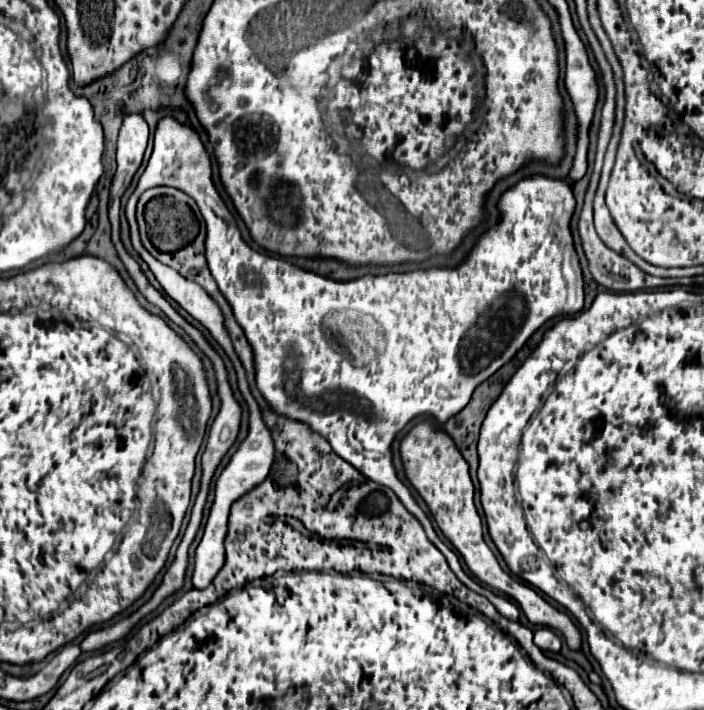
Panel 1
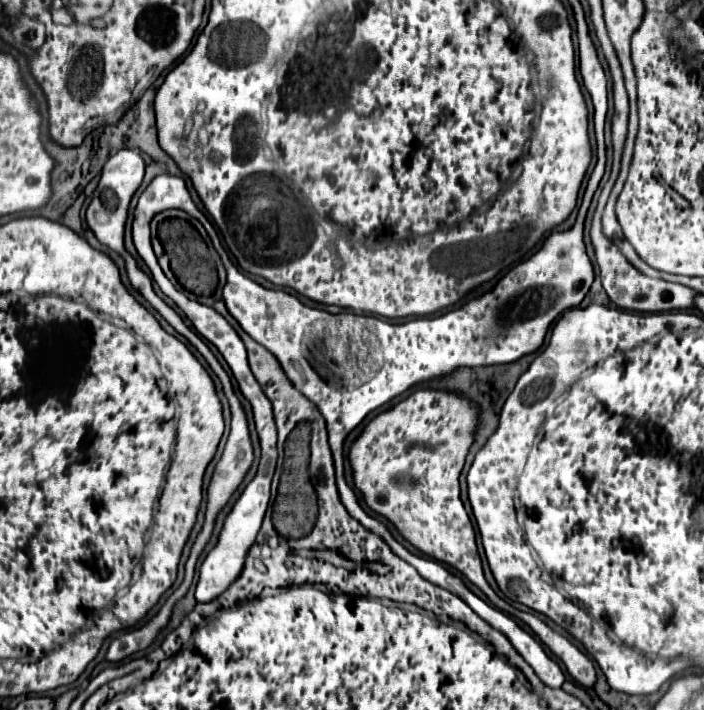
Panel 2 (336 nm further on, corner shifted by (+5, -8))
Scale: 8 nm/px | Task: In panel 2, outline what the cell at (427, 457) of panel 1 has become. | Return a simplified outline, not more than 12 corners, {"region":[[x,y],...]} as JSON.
{"region":[[417,390],[351,446],[355,486],[405,540],[523,620],[579,684],[585,656],[483,576],[459,474],[477,406]]}

